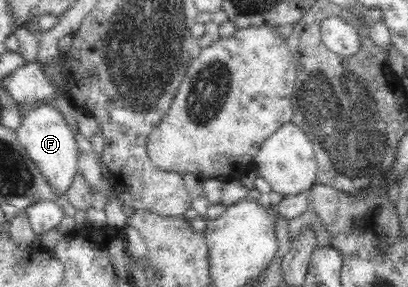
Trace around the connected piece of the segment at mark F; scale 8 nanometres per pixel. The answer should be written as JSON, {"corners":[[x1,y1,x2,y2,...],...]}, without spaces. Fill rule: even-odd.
{"corners":[[41,104,41,106,30,109,25,108,21,127,16,131,16,134,22,149,27,152,53,195,58,198,60,203,66,200,65,197,74,182,74,178,79,174,78,160,81,152,71,128,61,112,48,104]]}

